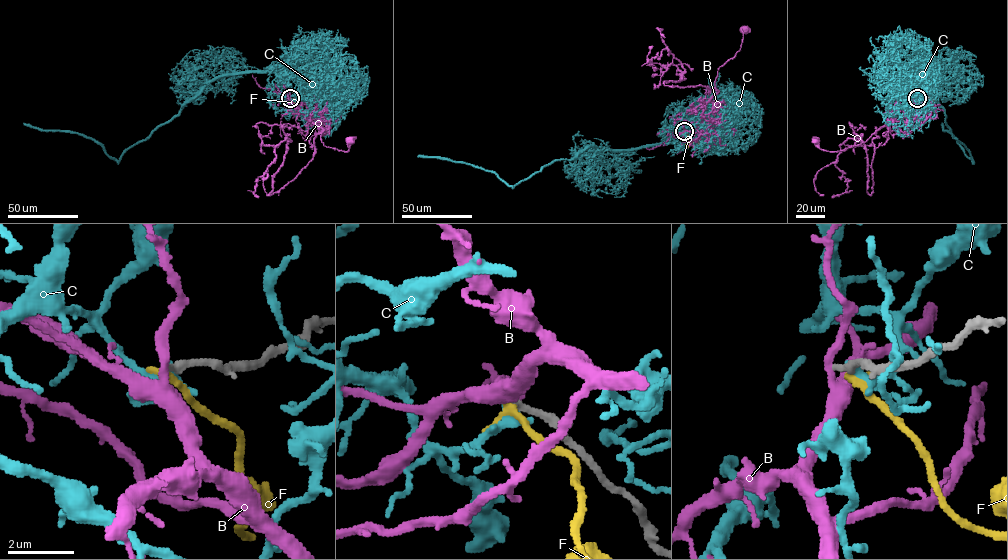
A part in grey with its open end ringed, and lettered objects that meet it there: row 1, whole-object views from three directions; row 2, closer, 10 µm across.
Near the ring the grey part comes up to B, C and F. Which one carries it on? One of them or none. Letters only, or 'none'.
none

